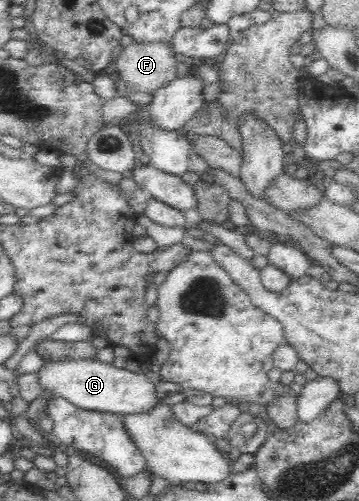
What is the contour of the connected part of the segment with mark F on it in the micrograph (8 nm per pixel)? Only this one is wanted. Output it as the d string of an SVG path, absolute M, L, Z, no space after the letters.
M133 41L130 45L121 48L117 56L114 63L125 78L124 82L117 85L120 92L154 94L156 90L178 76L177 67L181 58L178 57L171 43L165 41Z

